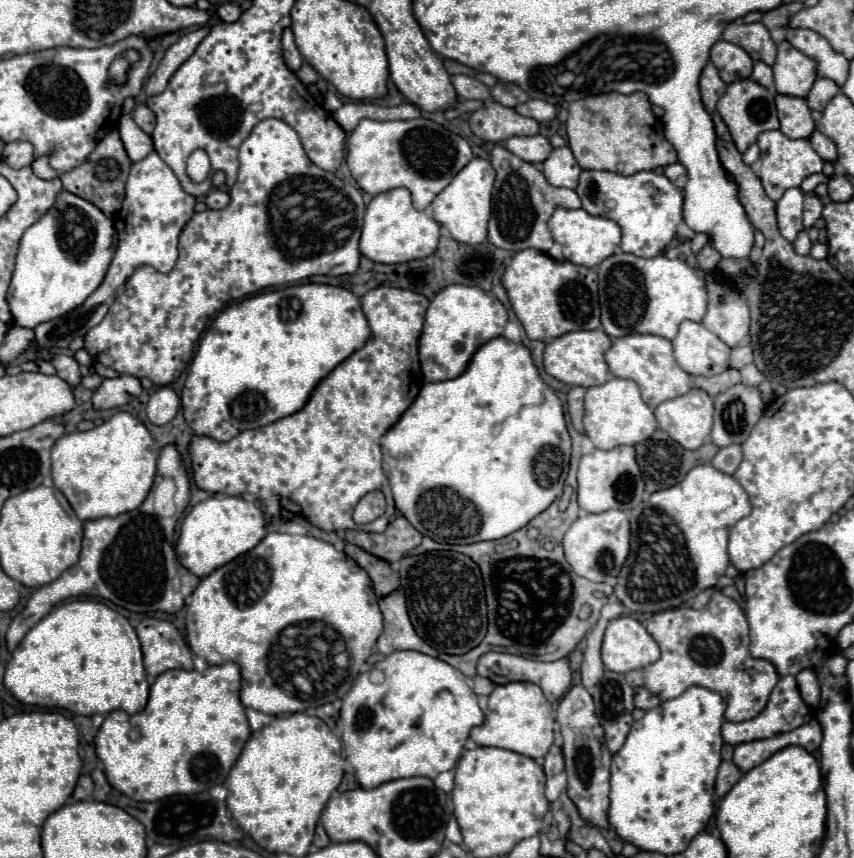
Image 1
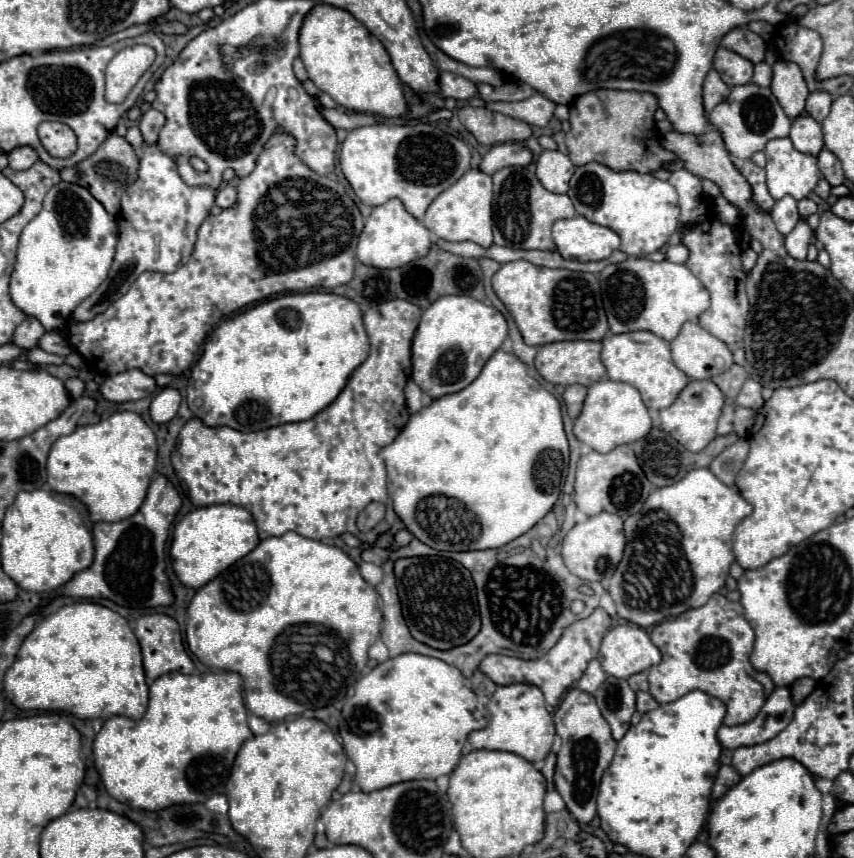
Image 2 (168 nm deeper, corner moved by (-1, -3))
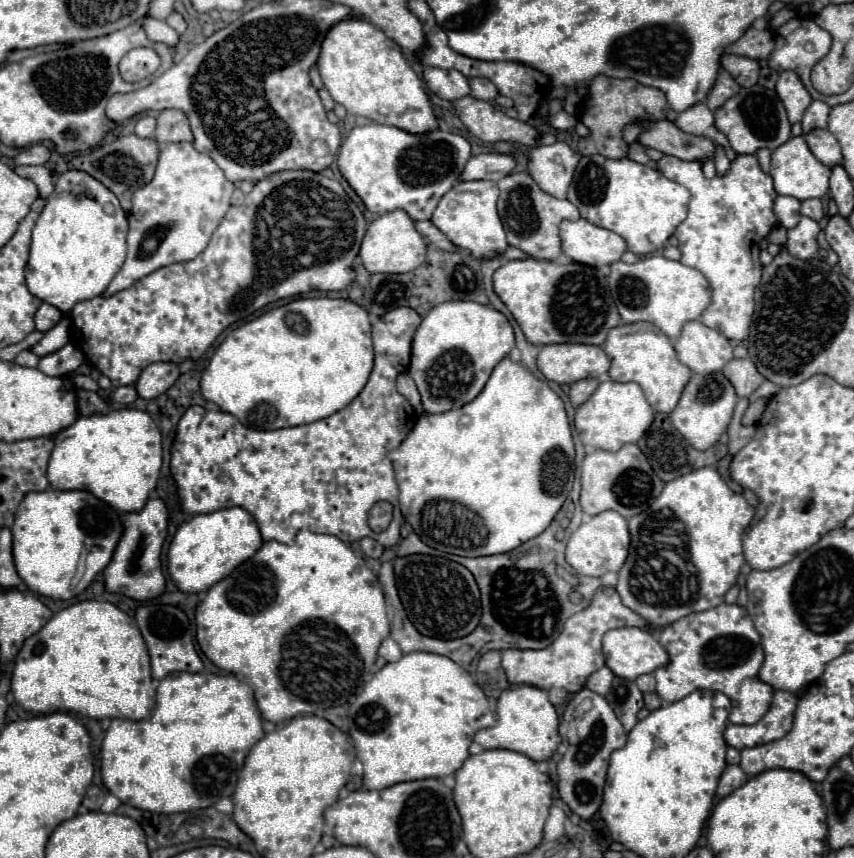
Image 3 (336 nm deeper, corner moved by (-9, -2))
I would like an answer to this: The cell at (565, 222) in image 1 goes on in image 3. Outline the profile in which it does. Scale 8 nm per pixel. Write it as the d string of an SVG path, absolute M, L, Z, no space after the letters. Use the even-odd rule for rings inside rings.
M583 218L575 222L561 222L559 228L563 254L579 264L587 266L605 266L621 260L627 250L625 240L605 228L599 228Z

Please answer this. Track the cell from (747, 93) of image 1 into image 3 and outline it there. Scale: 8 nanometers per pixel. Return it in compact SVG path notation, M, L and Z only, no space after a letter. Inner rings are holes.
M759 84L751 88L741 88L739 94L727 100L725 106L717 108L713 116L715 128L727 136L729 146L737 154L755 154L759 148L775 150L777 146L785 144L791 138L791 122L787 120L783 102L775 94L775 90L763 88Z

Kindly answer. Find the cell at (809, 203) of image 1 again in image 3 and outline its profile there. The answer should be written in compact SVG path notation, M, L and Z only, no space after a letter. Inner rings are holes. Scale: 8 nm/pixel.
M803 200L803 202L801 202L801 214L813 218L815 222L819 222L819 220L825 216L821 200Z

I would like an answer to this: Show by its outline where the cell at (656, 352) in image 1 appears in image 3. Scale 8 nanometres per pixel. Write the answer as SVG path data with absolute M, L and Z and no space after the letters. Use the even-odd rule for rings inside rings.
M633 322L633 324L615 326L609 332L603 344L603 350L611 360L611 368L609 368L611 380L639 384L645 392L647 402L651 404L655 412L669 414L677 406L681 392L691 378L691 370L677 360L673 342L661 330L657 330L649 322Z

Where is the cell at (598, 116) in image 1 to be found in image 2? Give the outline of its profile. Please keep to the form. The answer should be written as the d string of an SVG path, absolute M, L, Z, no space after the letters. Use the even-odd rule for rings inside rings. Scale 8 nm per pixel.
M599 89L577 97L571 103L571 117L569 117L571 131L565 135L569 159L575 165L597 161L617 173L621 171L653 173L669 163L677 163L679 161L677 155L661 147L661 133L655 129L653 119L655 109L657 99L651 93L639 93L639 91Z

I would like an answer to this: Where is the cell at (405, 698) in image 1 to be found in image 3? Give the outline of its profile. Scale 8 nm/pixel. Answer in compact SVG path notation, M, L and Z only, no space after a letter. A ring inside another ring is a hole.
M411 652L411 654L405 654L399 662L393 662L393 664L387 664L383 666L369 682L367 686L363 688L363 692L355 698L355 702L349 706L349 734L355 742L355 750L357 750L357 758L363 762L363 784L367 790L383 790L383 788L389 788L397 782L407 782L407 780L421 780L421 778L445 778L453 772L457 772L463 762L467 760L469 756L469 744L473 740L473 734L477 730L483 730L483 728L489 728L495 724L495 716L493 712L489 710L489 702L483 694L483 690L473 682L471 674L467 670L463 670L459 664L455 664L451 658L447 656L441 656L441 654L431 654L431 652Z

